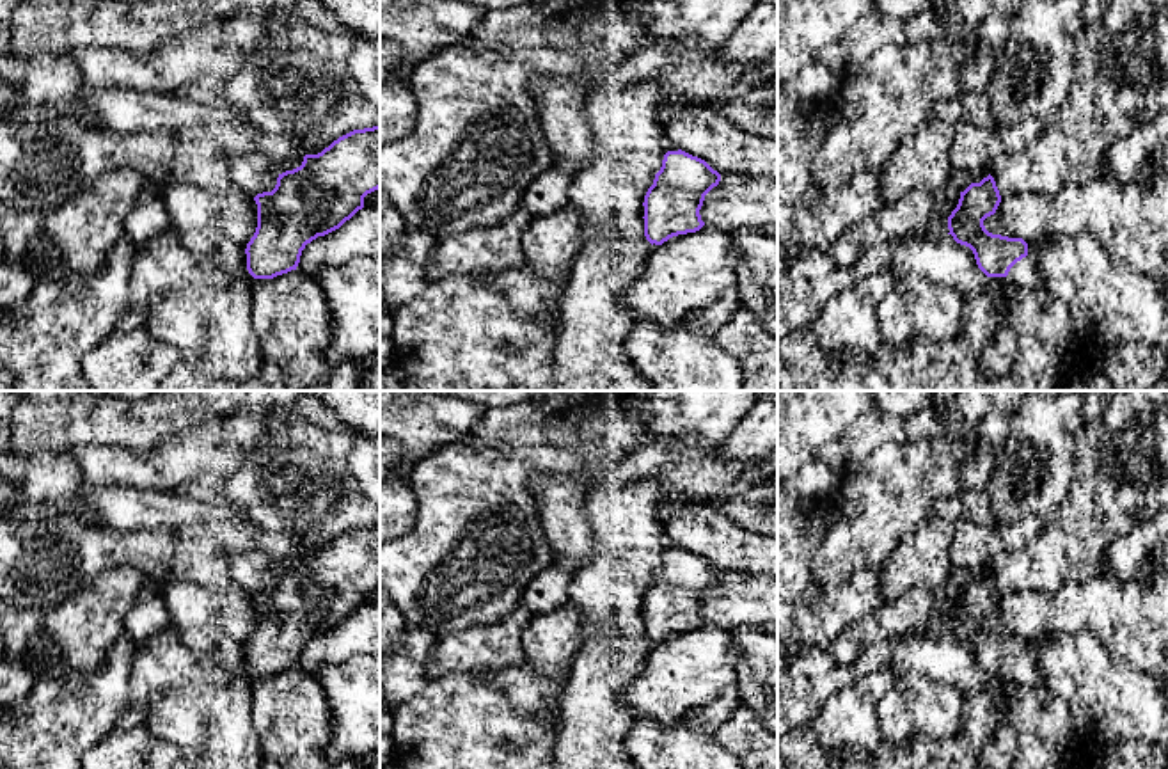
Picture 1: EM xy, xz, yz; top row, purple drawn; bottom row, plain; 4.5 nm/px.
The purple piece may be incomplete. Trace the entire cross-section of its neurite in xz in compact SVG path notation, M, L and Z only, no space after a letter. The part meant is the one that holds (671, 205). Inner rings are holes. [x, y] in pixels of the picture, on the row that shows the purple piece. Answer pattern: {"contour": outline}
{"contour": "M682 149L667 151L643 202L646 240L662 245L673 236L699 231L705 195L719 181L721 174L705 160Z"}

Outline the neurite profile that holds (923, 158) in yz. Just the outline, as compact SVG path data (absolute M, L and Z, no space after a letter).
M928 121L905 135L879 172L880 201L895 202L918 186L939 194L955 169L953 142L953 124L946 121Z

